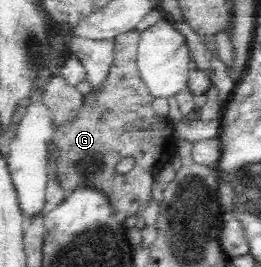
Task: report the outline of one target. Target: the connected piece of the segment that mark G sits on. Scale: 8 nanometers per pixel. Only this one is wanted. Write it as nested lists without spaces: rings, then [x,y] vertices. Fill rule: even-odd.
[[[135,30],[122,33],[114,38],[113,64],[108,76],[99,84],[97,89],[92,88],[89,94],[82,97],[82,104],[72,120],[65,120],[57,126],[53,138],[53,165],[55,179],[64,189],[66,196],[78,188],[95,188],[99,190],[110,203],[114,213],[124,213],[131,217],[138,213],[152,197],[151,188],[154,176],[166,162],[170,162],[176,152],[176,138],[172,135],[173,129],[164,118],[153,111],[153,96],[147,91],[146,85],[140,77],[137,68],[137,46],[139,32]],[[132,156],[134,167],[125,174],[116,171],[116,164],[121,158]]]

